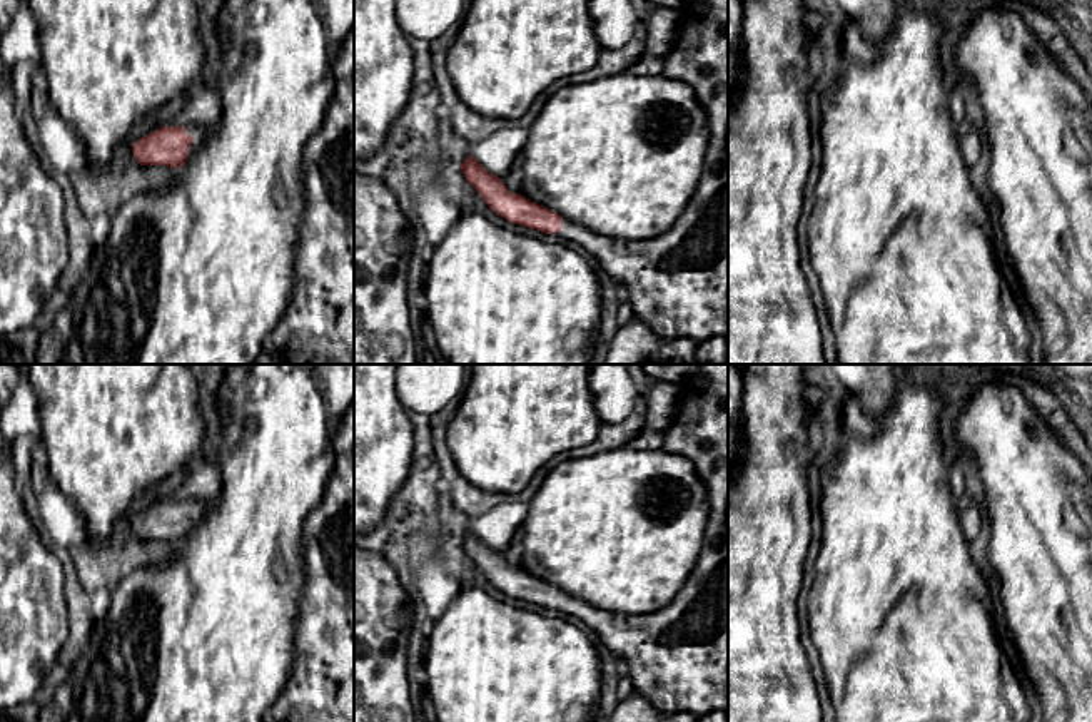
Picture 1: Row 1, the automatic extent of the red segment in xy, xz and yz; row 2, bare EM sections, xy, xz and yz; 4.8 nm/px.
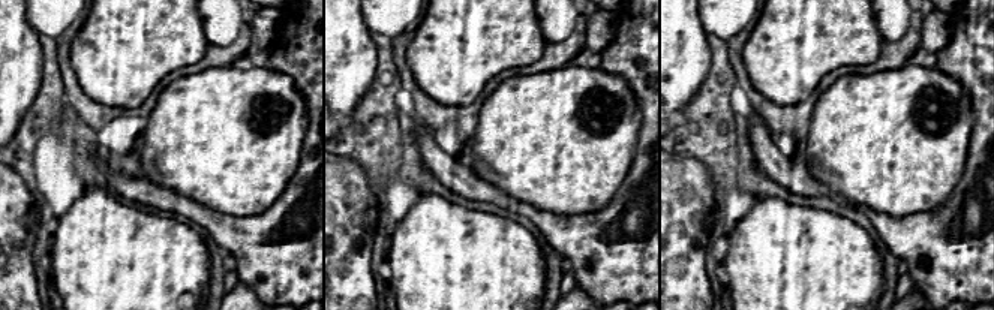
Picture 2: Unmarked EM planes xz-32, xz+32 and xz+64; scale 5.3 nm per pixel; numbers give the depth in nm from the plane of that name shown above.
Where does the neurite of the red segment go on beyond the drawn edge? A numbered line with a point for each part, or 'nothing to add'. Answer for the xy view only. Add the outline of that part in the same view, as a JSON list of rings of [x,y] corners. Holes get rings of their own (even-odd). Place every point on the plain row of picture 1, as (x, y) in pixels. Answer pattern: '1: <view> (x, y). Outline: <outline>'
1: xy (196, 505). Outline: [[[185,498],[182,501],[189,506],[190,511],[195,513],[195,516],[190,518],[190,521],[189,521],[189,531],[190,531],[200,521],[200,518],[204,516],[207,506],[210,505],[210,501],[199,500],[199,498]]]

